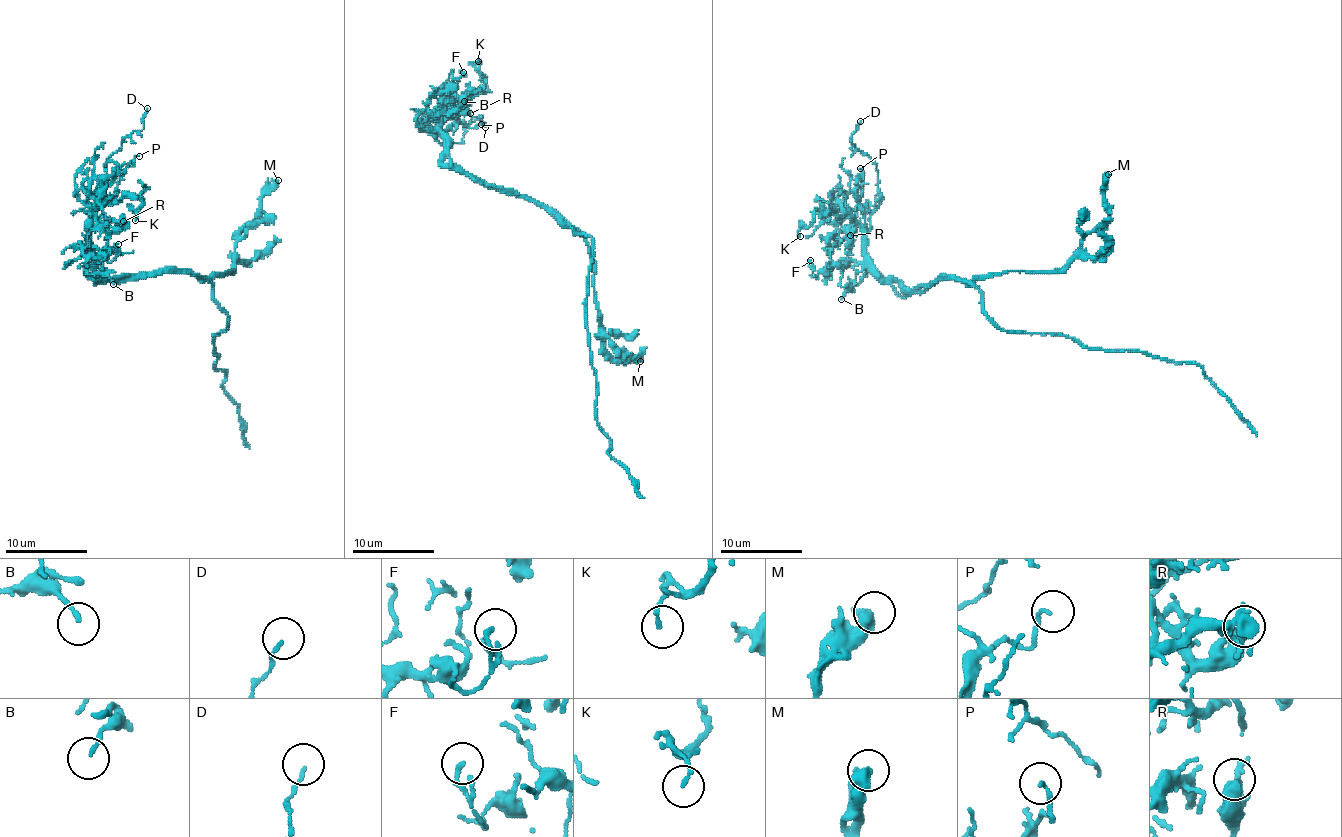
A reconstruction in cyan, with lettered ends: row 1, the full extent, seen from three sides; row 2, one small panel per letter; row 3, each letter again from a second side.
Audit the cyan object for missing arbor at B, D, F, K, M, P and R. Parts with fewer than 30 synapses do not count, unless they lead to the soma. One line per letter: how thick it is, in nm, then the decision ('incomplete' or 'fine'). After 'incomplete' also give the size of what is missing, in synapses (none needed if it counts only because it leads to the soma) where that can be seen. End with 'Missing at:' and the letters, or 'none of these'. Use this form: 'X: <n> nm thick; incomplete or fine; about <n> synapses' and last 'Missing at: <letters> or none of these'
B: 130 nm thick; fine
D: 110 nm thick; fine
F: 150 nm thick; fine
K: 120 nm thick; fine
M: 440 nm thick; fine
P: 110 nm thick; fine
R: 320 nm thick; fine
Missing at: none of these

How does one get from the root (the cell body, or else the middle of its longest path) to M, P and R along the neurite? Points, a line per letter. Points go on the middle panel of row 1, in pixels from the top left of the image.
M: (570, 227), (584, 238), (592, 259), (594, 302), (603, 345), (616, 360), (623, 357), (640, 361)
P: (570, 227), (525, 197), (488, 188), (449, 159), (448, 142), (438, 131), (456, 121), (471, 128), (481, 124)
R: (570, 227), (525, 197), (488, 188), (466, 176), (449, 159), (438, 117), (470, 113)

